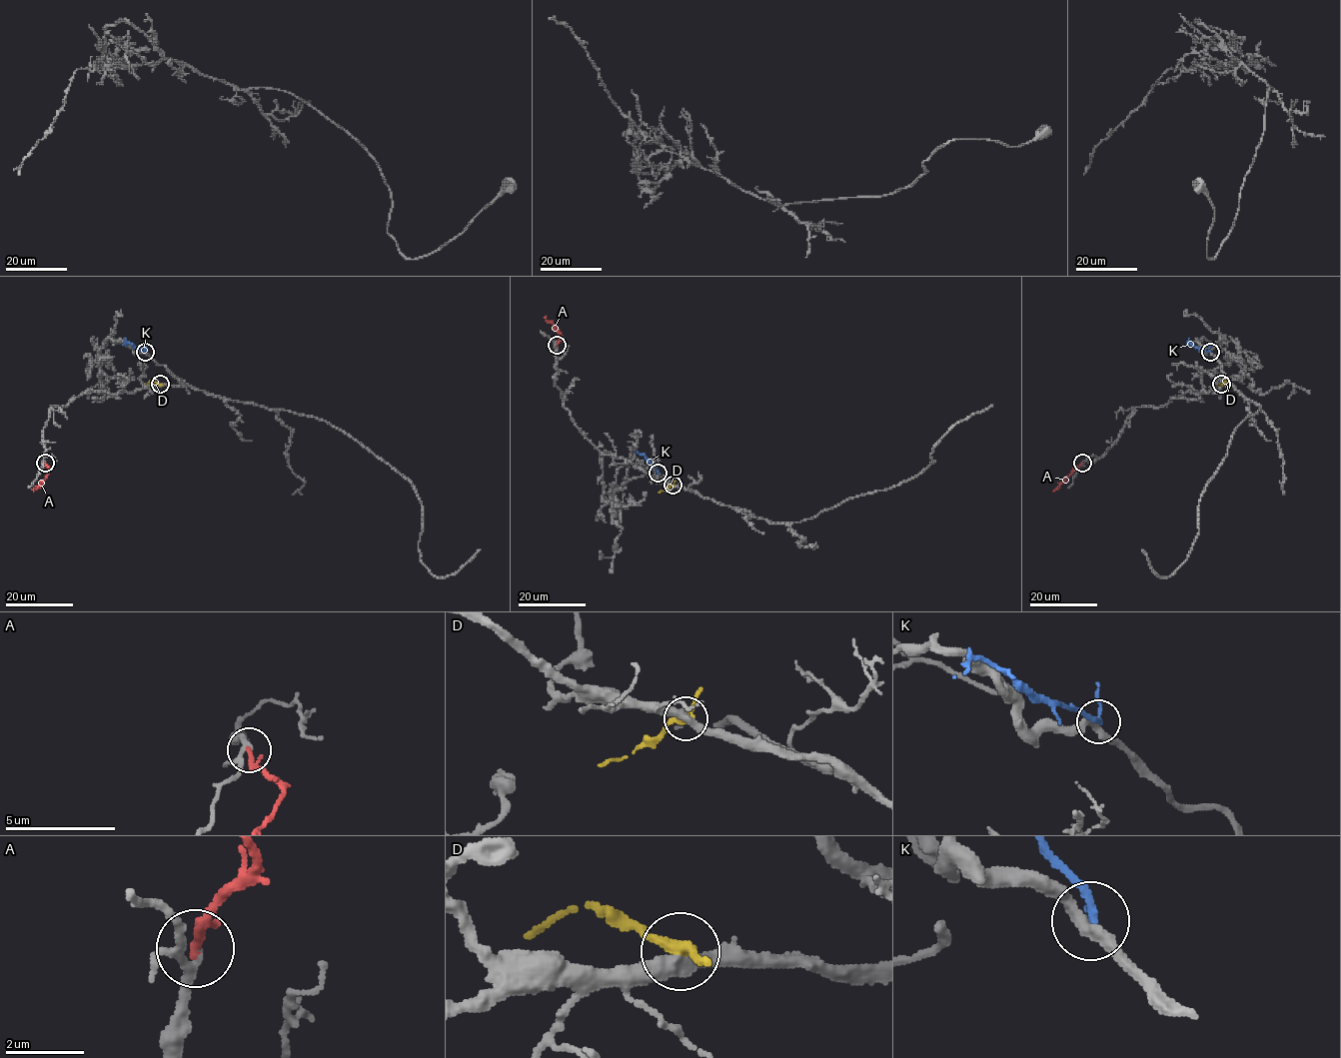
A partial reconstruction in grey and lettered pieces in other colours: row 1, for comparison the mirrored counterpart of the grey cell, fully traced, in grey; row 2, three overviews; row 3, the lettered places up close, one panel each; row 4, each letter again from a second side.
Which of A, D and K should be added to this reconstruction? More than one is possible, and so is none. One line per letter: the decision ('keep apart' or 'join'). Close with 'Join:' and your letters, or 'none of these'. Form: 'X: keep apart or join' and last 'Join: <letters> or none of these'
A: join
D: keep apart
K: keep apart
Join: A

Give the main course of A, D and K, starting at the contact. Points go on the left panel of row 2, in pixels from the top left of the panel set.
A: (45, 463), (50, 472), (34, 492)
D: (160, 384), (151, 381), (146, 383)
K: (146, 352), (127, 342), (123, 346)

